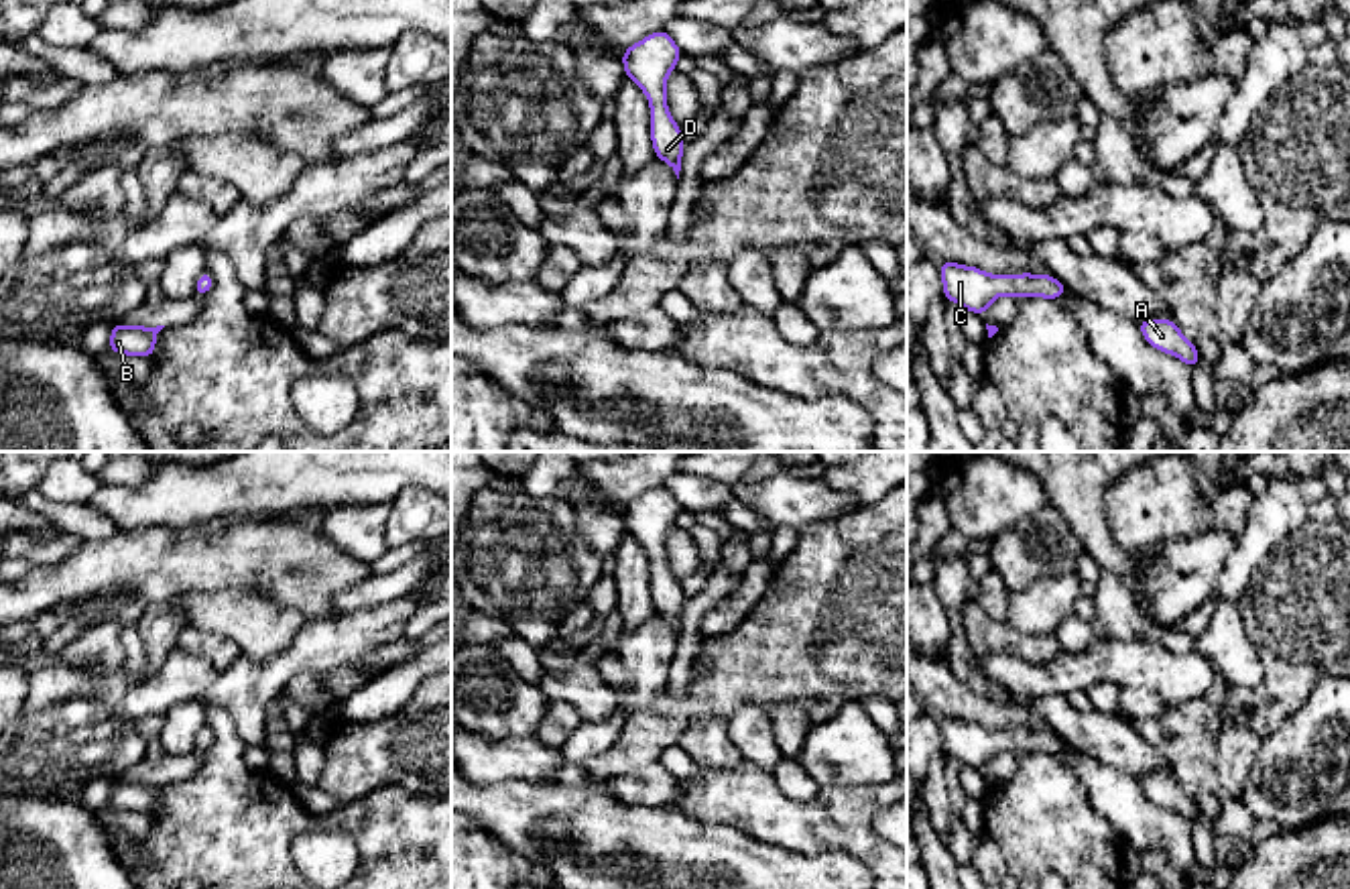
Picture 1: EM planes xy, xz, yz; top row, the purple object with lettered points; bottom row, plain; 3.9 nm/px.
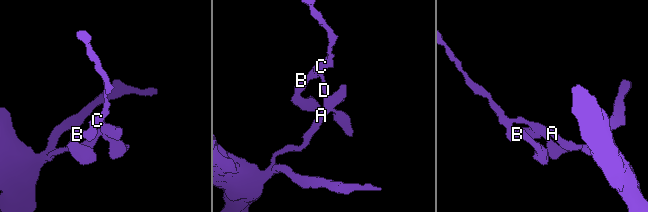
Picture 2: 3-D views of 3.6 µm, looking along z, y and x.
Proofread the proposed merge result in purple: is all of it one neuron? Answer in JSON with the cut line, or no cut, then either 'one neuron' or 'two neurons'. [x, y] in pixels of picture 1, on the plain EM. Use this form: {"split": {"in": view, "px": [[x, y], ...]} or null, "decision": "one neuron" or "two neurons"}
{"split": null, "decision": "one neuron"}

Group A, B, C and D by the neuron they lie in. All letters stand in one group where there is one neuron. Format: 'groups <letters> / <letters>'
groups A B C D

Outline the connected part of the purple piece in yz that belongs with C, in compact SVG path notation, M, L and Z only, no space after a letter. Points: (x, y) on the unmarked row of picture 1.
M939 718L939 726L943 751L978 771L1000 751L1059 755L1067 745L1051 730L988 730L976 722L956 718Z

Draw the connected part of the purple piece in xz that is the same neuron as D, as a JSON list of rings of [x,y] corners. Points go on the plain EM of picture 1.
[[[665,484],[634,498],[622,509],[624,531],[634,535],[651,557],[651,596],[655,612],[669,618],[677,635],[685,596],[681,584],[667,566],[665,539],[681,511],[681,505]]]

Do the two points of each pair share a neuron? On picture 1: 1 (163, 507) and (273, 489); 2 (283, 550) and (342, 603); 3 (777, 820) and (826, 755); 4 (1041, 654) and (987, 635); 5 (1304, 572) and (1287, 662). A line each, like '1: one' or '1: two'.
1: one
2: two
3: two
4: one
5: one

